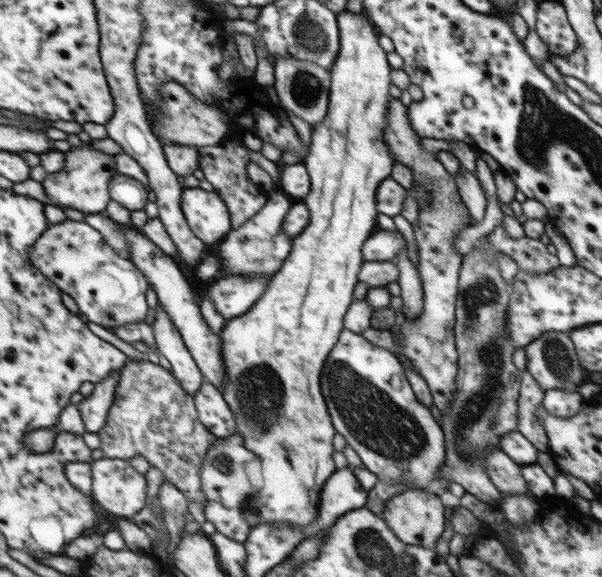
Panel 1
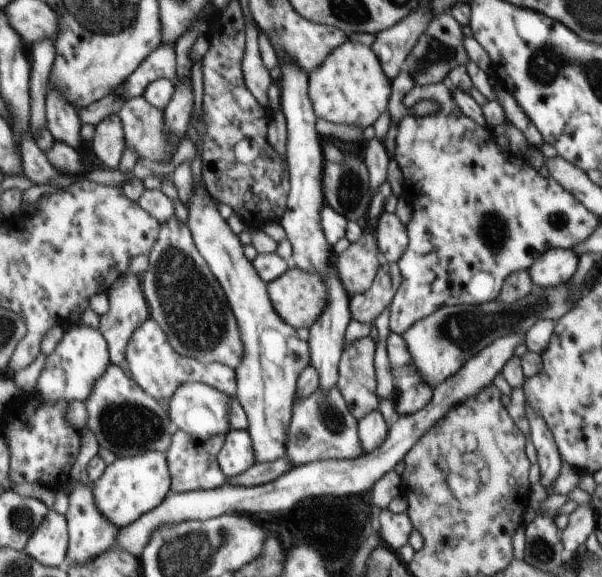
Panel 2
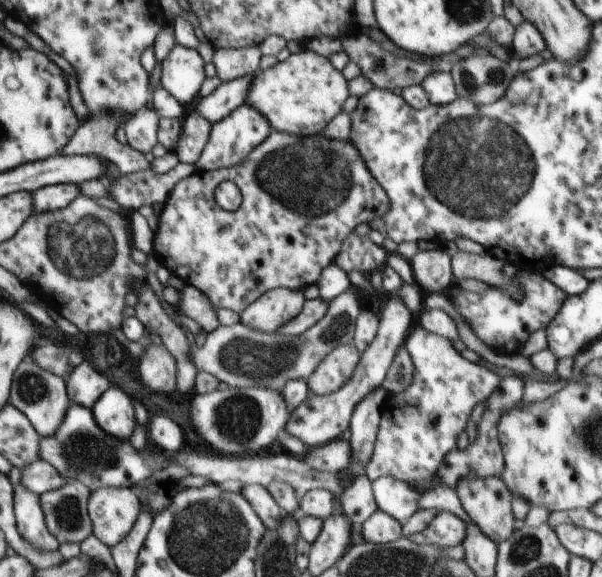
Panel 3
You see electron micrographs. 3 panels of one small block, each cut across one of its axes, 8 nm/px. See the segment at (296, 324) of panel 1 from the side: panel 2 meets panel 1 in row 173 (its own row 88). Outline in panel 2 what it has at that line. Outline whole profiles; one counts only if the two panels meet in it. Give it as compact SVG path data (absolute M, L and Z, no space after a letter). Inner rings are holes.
M349 40L332 50L326 60L310 72L308 84L308 94L317 118L364 129L387 110L391 94L391 82L382 72L376 53L365 44Z

